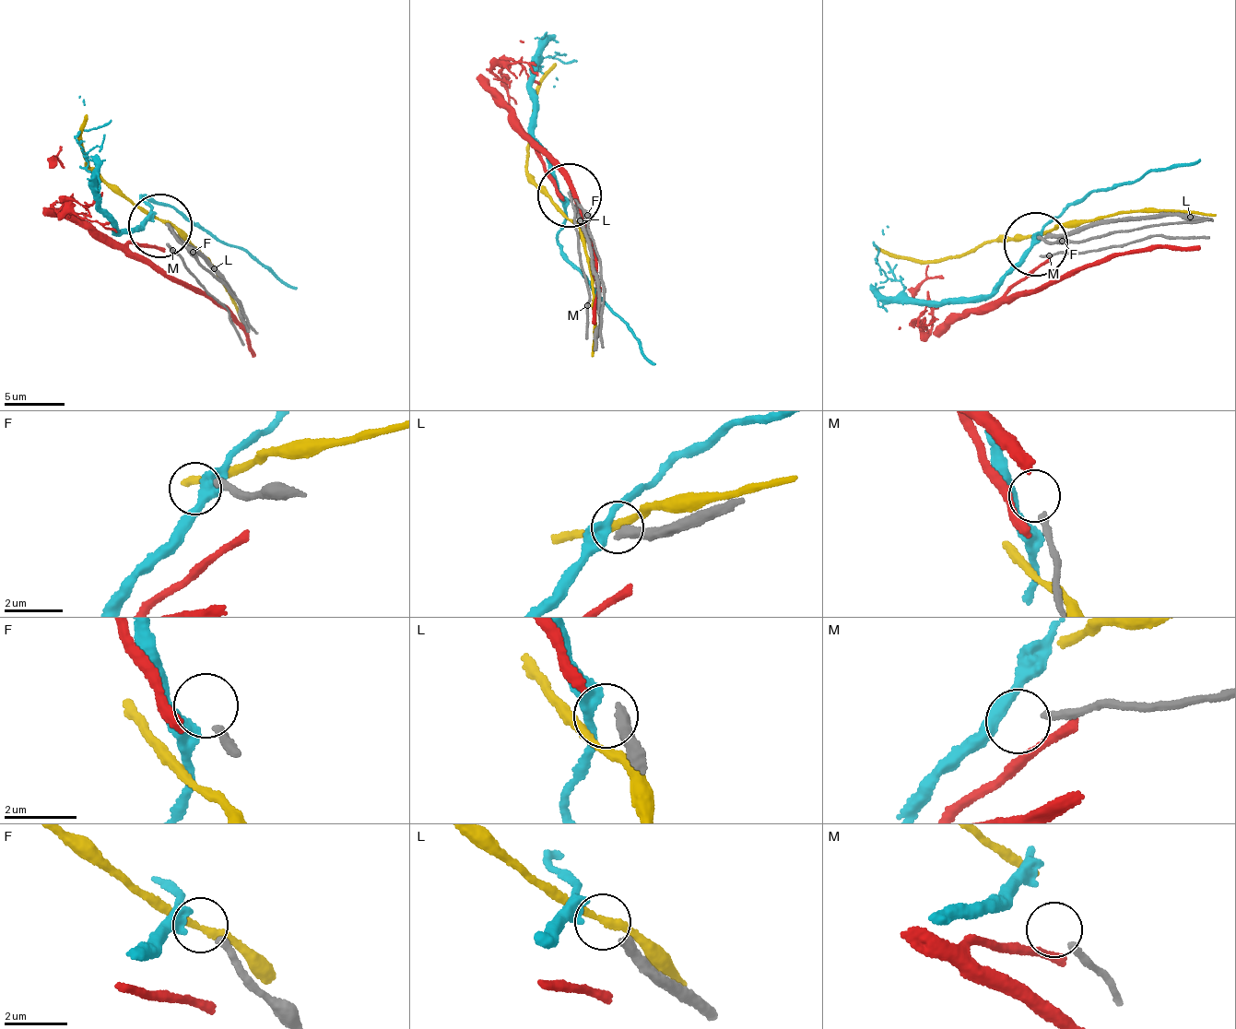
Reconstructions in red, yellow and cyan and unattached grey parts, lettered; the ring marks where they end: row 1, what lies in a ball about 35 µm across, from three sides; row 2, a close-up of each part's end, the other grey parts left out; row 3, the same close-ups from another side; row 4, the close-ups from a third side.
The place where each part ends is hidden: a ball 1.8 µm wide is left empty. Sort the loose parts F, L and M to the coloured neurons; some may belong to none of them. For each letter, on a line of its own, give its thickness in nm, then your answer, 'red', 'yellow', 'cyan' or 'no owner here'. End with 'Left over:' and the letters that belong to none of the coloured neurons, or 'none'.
F: 240 nm thick; no owner here
L: 300 nm thick; cyan
M: 240 nm thick; no owner here
Left over: F, M

